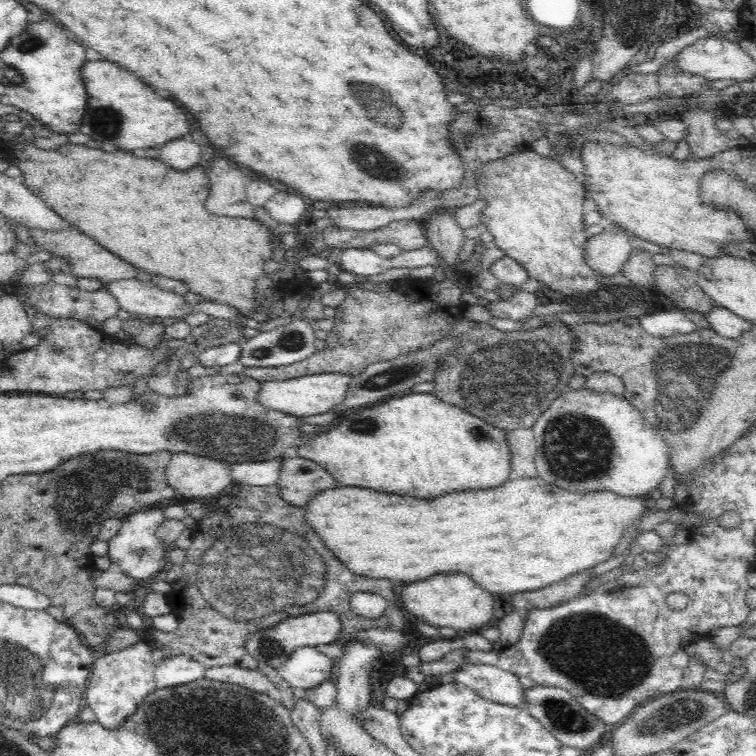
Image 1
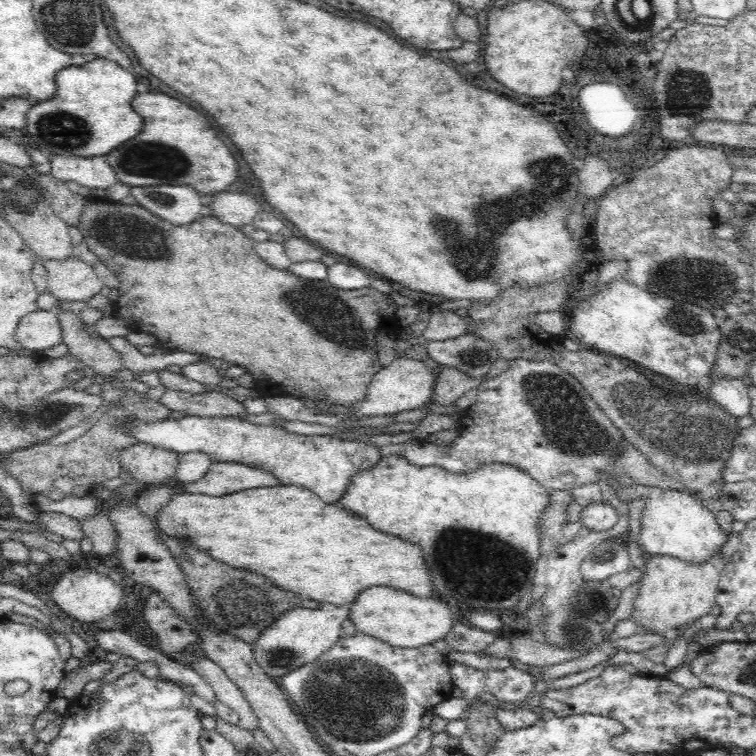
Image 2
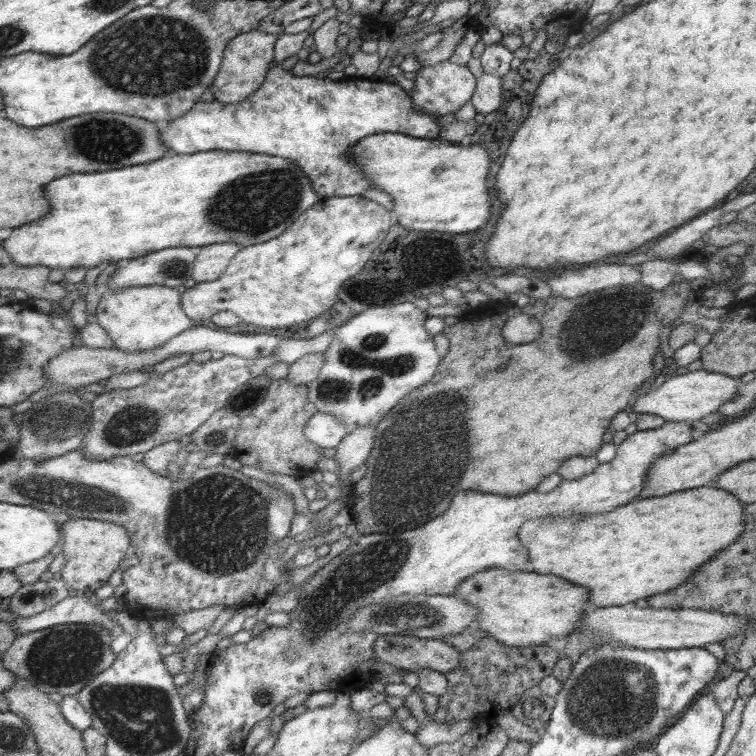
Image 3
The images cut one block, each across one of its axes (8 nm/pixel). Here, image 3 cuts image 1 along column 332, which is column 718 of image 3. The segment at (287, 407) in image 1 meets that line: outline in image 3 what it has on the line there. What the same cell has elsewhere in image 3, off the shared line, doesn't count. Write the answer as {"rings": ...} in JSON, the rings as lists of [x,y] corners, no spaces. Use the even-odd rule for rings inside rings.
{"rings":[[[703,369],[687,371],[670,378],[666,377],[660,386],[642,395],[635,395],[631,402],[632,411],[638,414],[654,414],[669,422],[683,421],[691,424],[709,413],[717,412],[720,404],[735,394],[739,383],[739,378],[734,379],[718,372]]]}

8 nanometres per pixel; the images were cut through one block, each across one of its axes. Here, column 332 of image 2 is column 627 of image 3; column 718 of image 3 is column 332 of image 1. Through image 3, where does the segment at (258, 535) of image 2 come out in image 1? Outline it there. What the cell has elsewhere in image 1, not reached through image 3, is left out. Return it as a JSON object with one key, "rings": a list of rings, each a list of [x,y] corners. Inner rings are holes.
{"rings":[[[522,476],[504,480],[498,488],[454,490],[432,500],[338,486],[319,492],[305,507],[306,521],[354,574],[410,584],[438,572],[464,572],[492,595],[514,595],[551,586],[608,561],[620,546],[624,533],[653,508],[652,503],[648,494],[620,496],[608,490],[582,494],[552,486],[536,476]]]}

